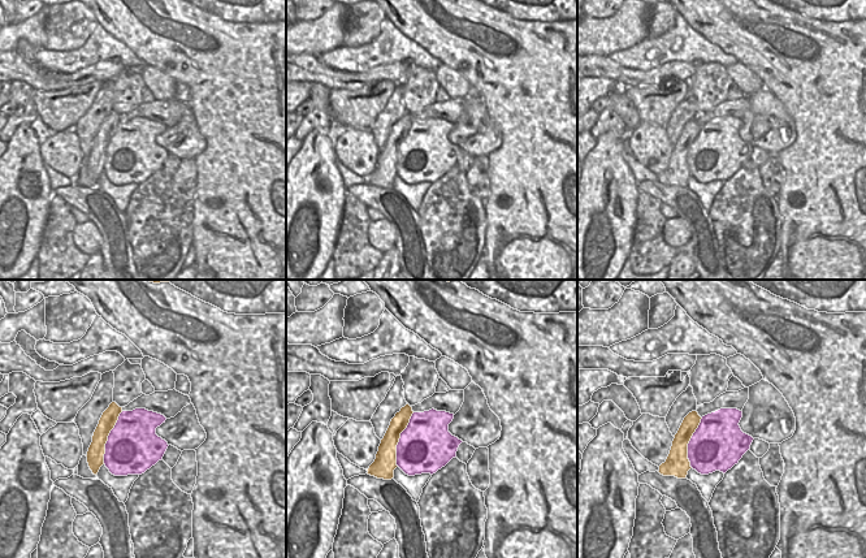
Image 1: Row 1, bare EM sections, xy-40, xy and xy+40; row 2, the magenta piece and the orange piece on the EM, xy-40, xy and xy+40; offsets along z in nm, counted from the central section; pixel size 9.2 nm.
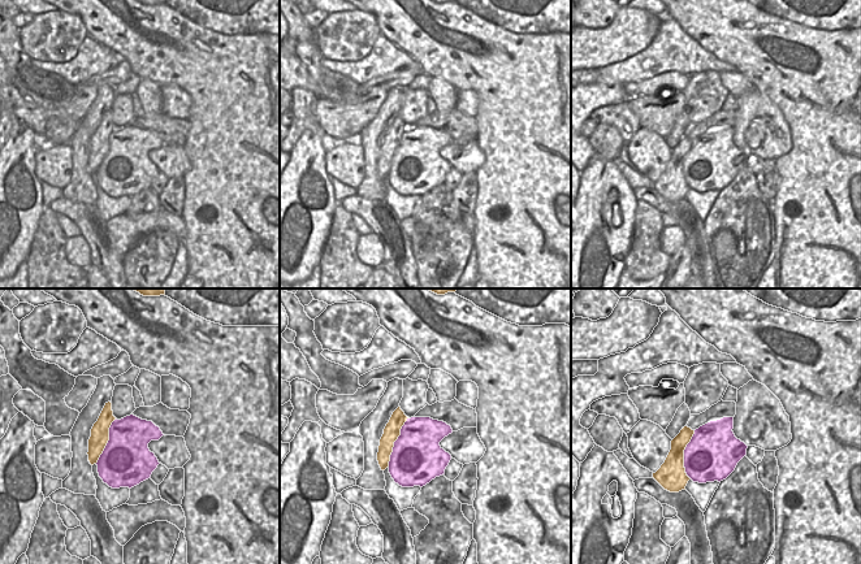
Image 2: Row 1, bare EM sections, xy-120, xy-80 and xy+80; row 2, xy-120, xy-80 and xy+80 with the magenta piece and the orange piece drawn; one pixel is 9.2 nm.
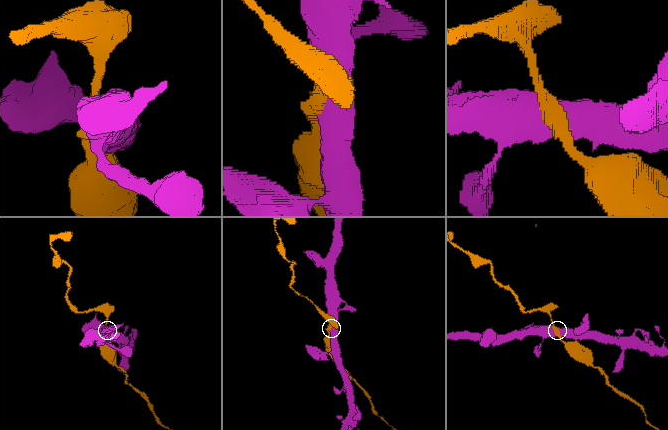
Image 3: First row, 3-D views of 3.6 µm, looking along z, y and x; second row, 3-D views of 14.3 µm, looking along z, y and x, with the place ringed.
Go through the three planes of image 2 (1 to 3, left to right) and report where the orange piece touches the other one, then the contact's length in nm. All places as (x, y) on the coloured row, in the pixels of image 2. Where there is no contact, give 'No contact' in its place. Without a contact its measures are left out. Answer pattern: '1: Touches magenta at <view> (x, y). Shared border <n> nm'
1: Touches magenta at xy-120 (108, 441). Shared border 460 nm
2: Touches magenta at xy-80 (394, 442). Shared border 500 nm
3: Touches magenta at xy+80 (684, 455). Shared border 460 nm

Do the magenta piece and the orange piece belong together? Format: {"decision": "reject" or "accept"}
{"decision": "accept"}

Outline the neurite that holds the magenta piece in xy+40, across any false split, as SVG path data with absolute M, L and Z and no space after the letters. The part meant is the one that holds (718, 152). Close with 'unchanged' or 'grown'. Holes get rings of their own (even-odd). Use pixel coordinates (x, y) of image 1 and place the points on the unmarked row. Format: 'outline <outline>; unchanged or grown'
outline M720 117L702 126L697 120L689 121L658 181L677 187L685 187L690 177L701 183L726 182L739 172L754 148L741 139L741 126L742 120L737 117Z; grown

